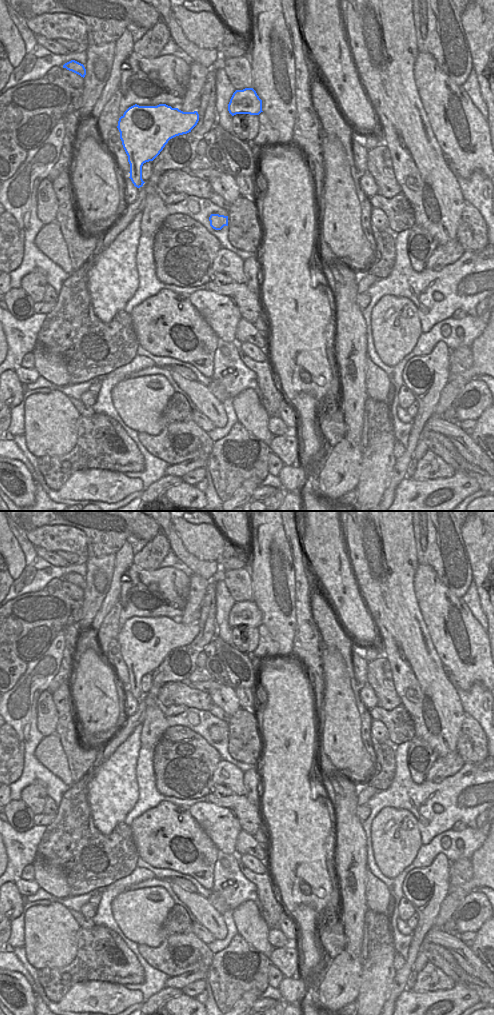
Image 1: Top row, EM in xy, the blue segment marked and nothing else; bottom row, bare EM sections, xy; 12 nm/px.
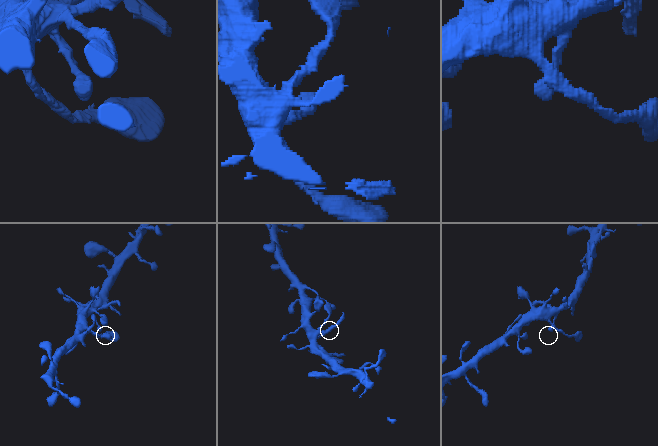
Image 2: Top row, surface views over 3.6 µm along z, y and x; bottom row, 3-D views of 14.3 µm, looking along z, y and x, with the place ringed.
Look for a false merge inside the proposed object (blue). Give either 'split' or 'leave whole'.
leave whole

